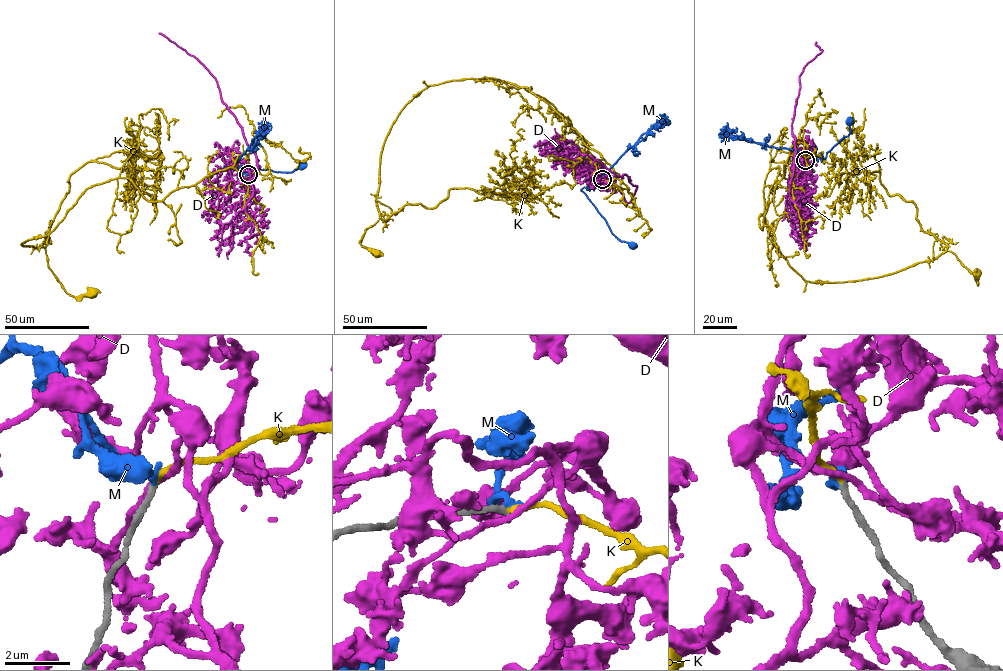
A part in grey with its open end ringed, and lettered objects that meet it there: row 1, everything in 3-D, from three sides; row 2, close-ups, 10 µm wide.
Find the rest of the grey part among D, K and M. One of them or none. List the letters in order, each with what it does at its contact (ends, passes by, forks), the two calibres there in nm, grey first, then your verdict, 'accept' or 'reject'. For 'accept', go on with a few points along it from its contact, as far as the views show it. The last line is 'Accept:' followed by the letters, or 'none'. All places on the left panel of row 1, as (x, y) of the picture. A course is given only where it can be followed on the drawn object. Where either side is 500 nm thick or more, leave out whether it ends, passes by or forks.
D: it passes by; 180 nm thick on the grey side, 160 nm on the other; reject
K: it ends there; 190 nm thick on the grey side, 140 nm on the other; accept; it runs (248, 175), (269, 171), (260, 145), (161, 200), (129, 178), (86, 188), (22, 244), (91, 292)
M: it ends there; 200 nm thick on the grey side, 190 nm on the other; reject
Accept: K

